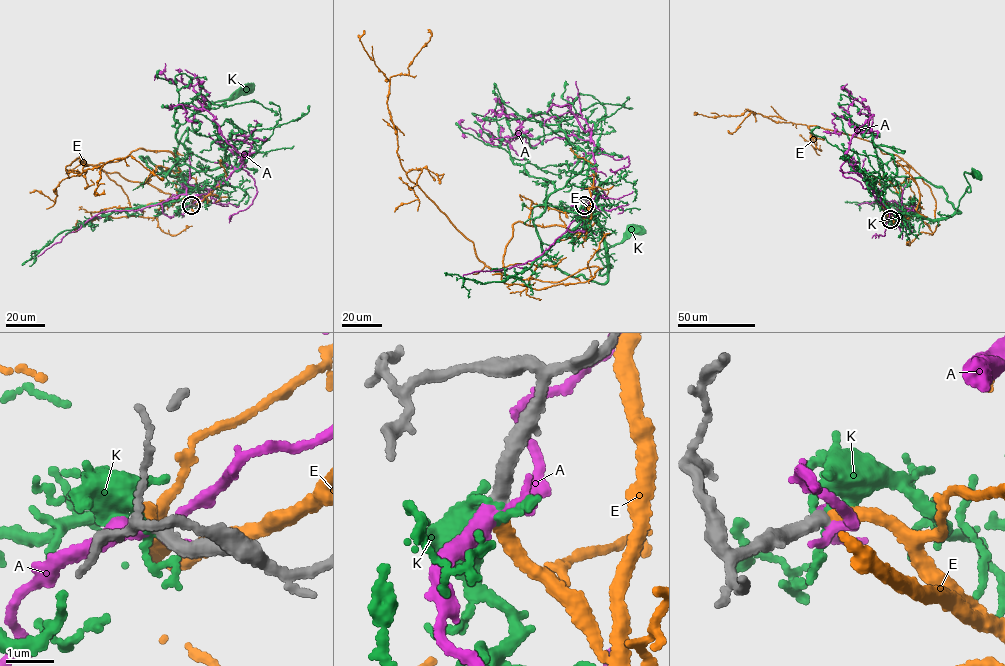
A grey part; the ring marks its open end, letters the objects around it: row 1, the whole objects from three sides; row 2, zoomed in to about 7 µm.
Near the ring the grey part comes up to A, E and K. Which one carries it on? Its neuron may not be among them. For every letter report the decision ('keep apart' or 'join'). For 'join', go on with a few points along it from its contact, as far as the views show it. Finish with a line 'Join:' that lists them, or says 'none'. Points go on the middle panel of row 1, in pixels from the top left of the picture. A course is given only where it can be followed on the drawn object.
A: keep apart
E: join; course (584, 205), (585, 240), (517, 222), (500, 270), (478, 258), (398, 155), (389, 81), (408, 74), (428, 29)
K: keep apart
Join: E

